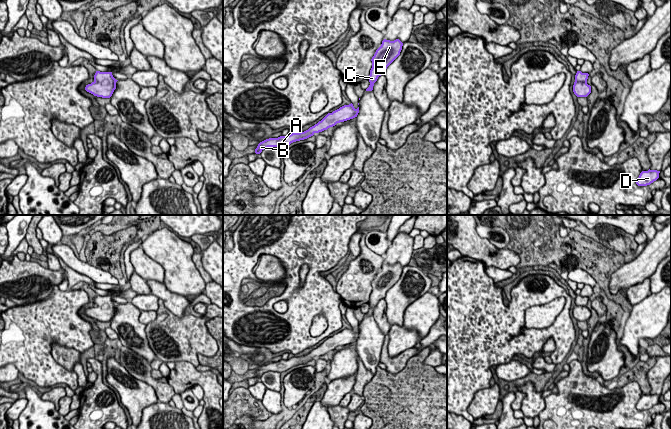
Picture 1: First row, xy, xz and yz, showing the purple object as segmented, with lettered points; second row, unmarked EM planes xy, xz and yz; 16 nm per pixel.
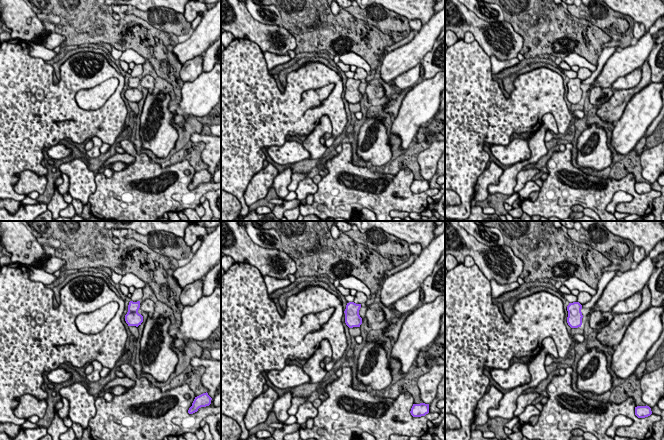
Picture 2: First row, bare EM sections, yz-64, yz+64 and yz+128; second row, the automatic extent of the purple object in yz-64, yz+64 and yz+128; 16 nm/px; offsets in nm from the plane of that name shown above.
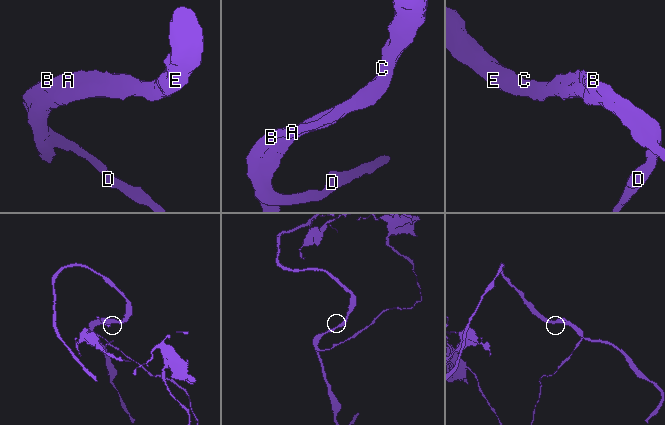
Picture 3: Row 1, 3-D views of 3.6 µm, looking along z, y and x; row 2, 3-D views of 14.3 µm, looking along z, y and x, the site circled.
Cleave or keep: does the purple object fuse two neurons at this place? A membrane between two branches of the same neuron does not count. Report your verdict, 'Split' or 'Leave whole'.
Leave whole

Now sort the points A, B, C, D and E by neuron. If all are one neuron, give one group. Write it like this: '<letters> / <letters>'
A B C D E

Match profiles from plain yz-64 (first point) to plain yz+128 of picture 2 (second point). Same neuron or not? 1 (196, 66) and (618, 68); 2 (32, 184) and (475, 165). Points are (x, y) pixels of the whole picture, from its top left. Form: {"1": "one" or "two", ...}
{"1": "two", "2": "two"}

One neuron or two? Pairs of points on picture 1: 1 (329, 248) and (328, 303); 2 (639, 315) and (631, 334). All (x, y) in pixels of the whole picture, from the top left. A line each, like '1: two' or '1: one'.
1: one
2: one

